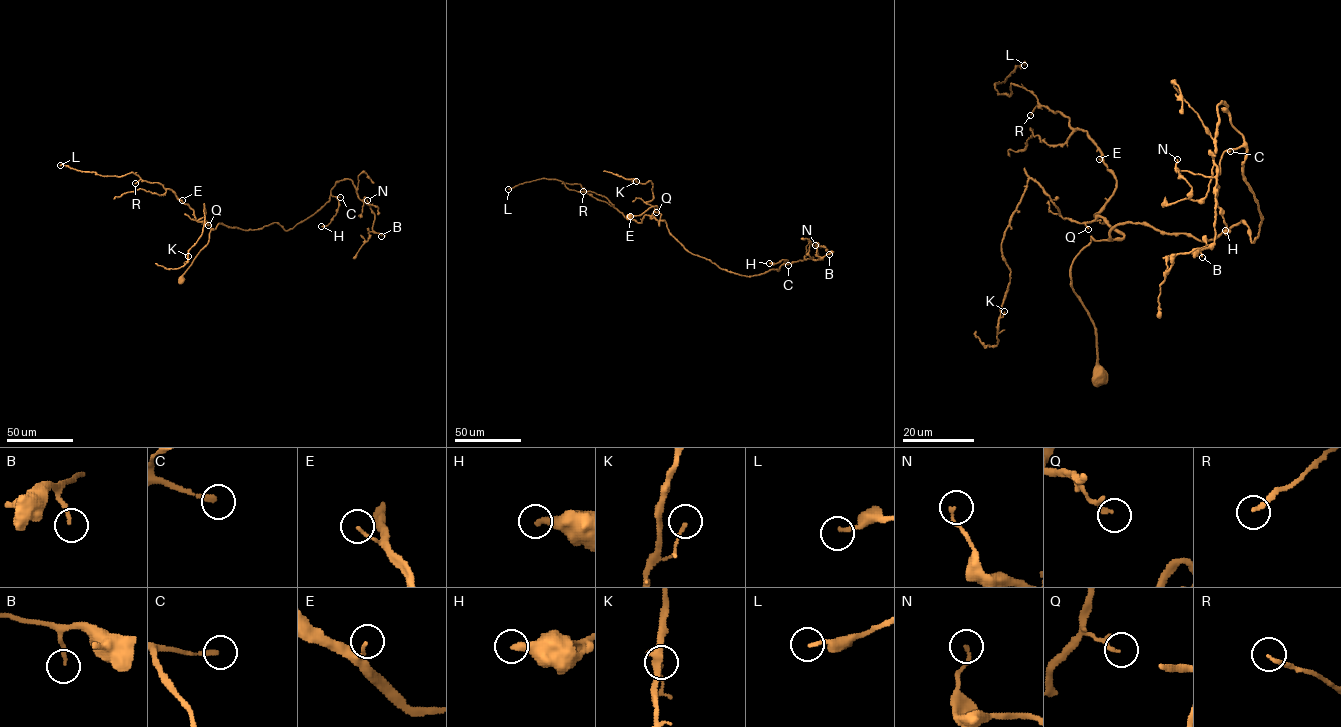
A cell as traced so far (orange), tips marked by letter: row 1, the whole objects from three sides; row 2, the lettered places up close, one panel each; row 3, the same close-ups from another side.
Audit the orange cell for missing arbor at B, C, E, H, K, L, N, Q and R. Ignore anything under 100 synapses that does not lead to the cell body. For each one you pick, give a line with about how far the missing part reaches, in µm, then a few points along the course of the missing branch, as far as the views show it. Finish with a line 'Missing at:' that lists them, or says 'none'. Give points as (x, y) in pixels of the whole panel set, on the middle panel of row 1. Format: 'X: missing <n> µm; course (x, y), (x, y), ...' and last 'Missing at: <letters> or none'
C: missing 70 µm; course (788, 265), (797, 263), (797, 259), (805, 255), (800, 254)
Missing at: C

